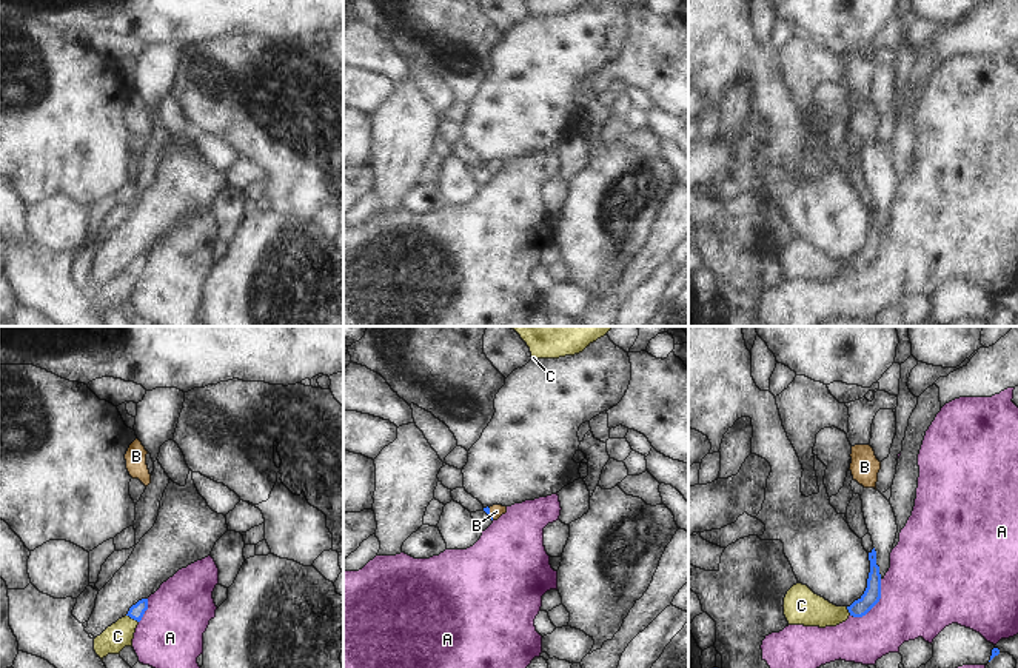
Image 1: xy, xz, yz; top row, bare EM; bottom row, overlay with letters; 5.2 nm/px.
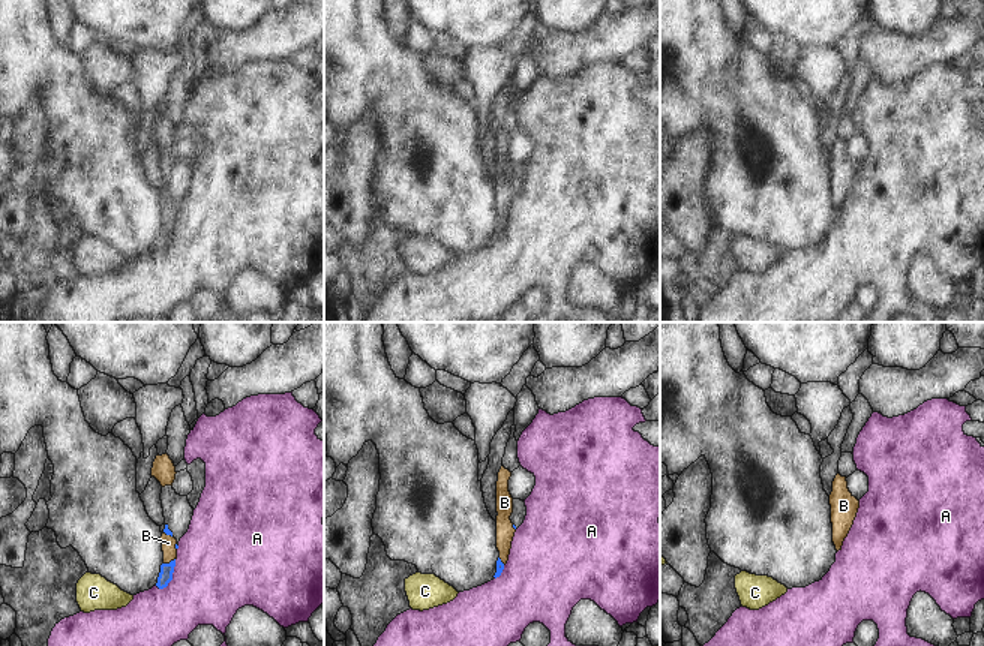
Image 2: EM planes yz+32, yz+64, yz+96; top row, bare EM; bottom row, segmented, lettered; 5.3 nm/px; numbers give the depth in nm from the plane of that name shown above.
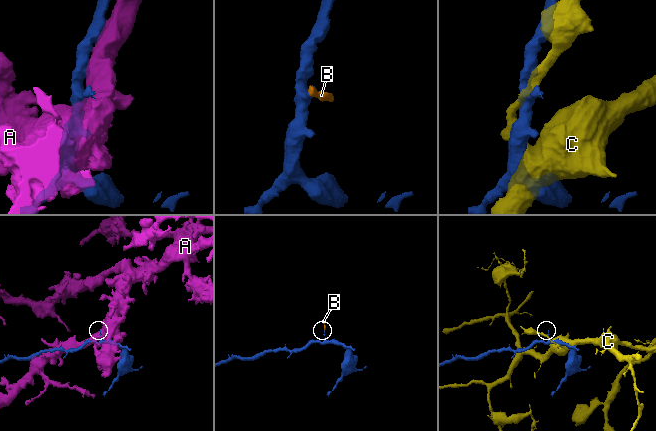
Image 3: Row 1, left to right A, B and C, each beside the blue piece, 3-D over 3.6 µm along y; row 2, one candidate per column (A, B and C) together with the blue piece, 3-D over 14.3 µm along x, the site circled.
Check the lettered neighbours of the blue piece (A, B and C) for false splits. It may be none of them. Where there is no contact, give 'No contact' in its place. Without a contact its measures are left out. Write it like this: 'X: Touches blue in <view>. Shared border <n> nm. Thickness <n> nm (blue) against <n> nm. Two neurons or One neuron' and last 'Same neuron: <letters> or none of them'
A: Touches blue in yz. Shared border 260 nm. Thickness 90 nm (blue) against 420 nm. Two neurons
B: Touches blue in xz. Shared border 70 nm. Thickness 30 nm (blue) against 70 nm. One neuron
C: Touches blue in xy. Shared border 80 nm. Thickness 80 nm (blue) against 140 nm. Two neurons
Same neuron: B.

